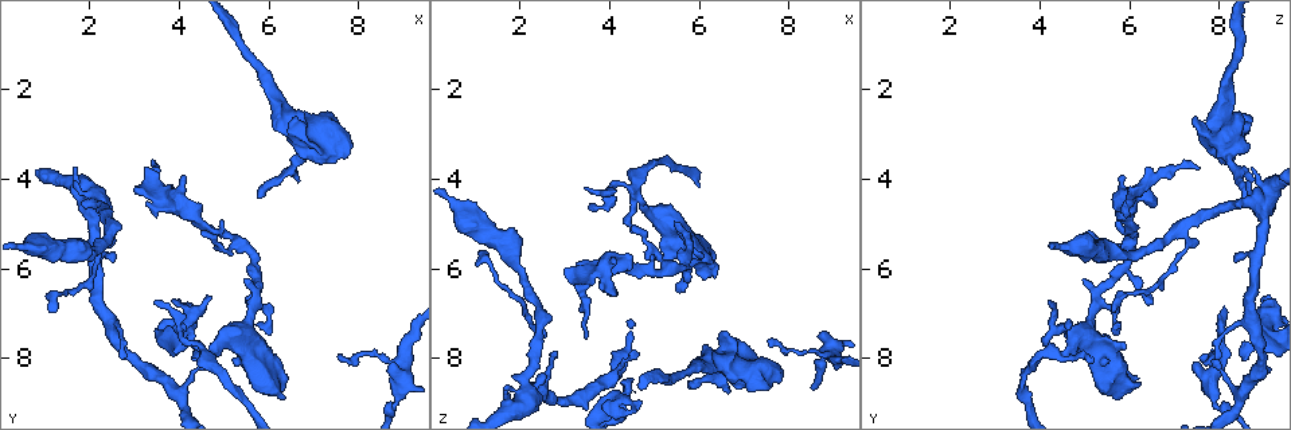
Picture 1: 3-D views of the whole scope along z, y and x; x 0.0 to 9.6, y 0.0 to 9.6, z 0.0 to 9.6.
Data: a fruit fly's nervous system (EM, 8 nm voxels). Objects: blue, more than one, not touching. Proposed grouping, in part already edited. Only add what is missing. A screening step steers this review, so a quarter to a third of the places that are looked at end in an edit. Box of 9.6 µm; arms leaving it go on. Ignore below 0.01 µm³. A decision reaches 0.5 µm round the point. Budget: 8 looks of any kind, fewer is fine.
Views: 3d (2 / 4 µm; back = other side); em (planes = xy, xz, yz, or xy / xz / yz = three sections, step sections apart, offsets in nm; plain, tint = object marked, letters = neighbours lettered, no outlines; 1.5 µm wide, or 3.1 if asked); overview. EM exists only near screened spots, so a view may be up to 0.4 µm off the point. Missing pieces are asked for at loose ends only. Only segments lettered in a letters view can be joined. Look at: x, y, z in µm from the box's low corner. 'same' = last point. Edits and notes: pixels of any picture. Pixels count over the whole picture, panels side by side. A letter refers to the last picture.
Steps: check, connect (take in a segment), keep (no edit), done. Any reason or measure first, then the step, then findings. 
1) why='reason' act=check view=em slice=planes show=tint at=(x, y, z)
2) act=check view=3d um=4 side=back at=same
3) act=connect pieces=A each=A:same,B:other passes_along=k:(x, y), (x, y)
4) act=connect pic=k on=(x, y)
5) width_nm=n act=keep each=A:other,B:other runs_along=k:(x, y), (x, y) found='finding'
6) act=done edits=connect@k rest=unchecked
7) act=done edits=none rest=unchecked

why='free end' act=check view=em slice=planes show=tint at=(4.55, 8.00, 5.20)

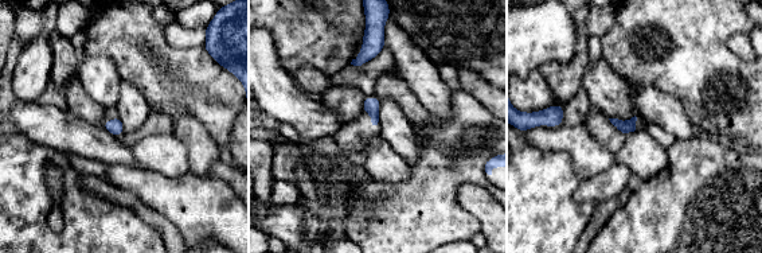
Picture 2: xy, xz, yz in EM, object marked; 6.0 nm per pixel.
why='what lies round it' act=check view=em slice=planes show=letters at=same

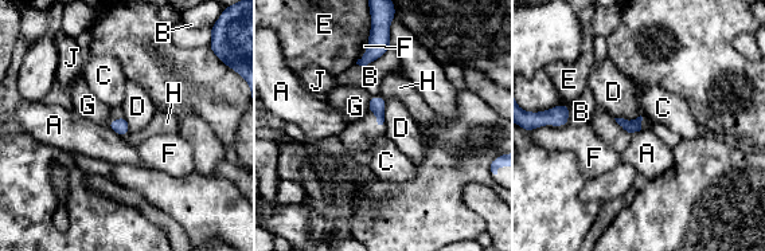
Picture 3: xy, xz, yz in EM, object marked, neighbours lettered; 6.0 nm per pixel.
act=keep each=A:other,B:other,C:other,D:other,E:other,F:other,G:other,H:other,J:other border=3:(643, 117), (615, 118) found='no lettered segment goes on from it'

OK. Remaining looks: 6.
act=check view=em slice=planes show=plain at=(5.50, 6.70, 6.50)

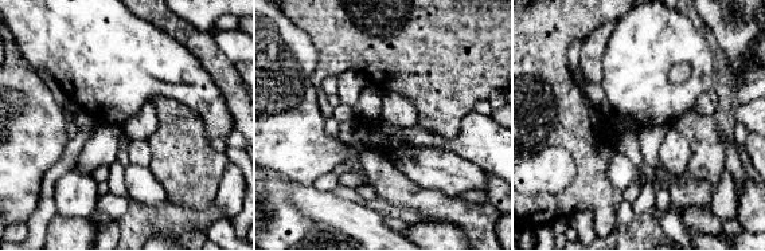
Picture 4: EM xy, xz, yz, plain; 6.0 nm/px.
act=check view=em slice=planes show=letters at=same

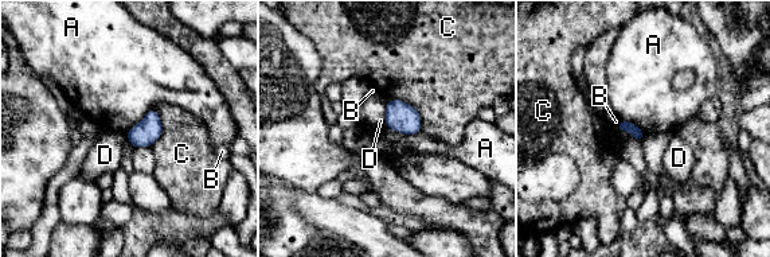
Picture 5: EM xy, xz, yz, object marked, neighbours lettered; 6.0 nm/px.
longest_contact=C:300nm act=keep each=A:other,B:other,C:other,D:other found='none of them fits'

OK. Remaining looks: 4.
why='branch stops here' act=check view=em slice=planes show=letters at=(4.60, 6.65, 9.05)

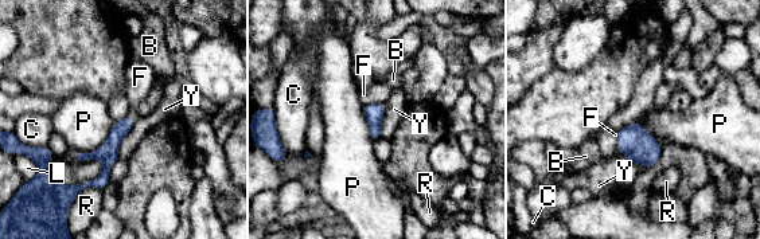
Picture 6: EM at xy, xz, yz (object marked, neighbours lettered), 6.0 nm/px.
act=keep each=B:other,C:other,F:other,L:other,P:other,R:other,Y:other runs_along=6:(128, 121), (105, 173), (76, 188) found='no lettered segment goes on from it'

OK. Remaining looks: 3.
act=done edits=none rest=unchecked

